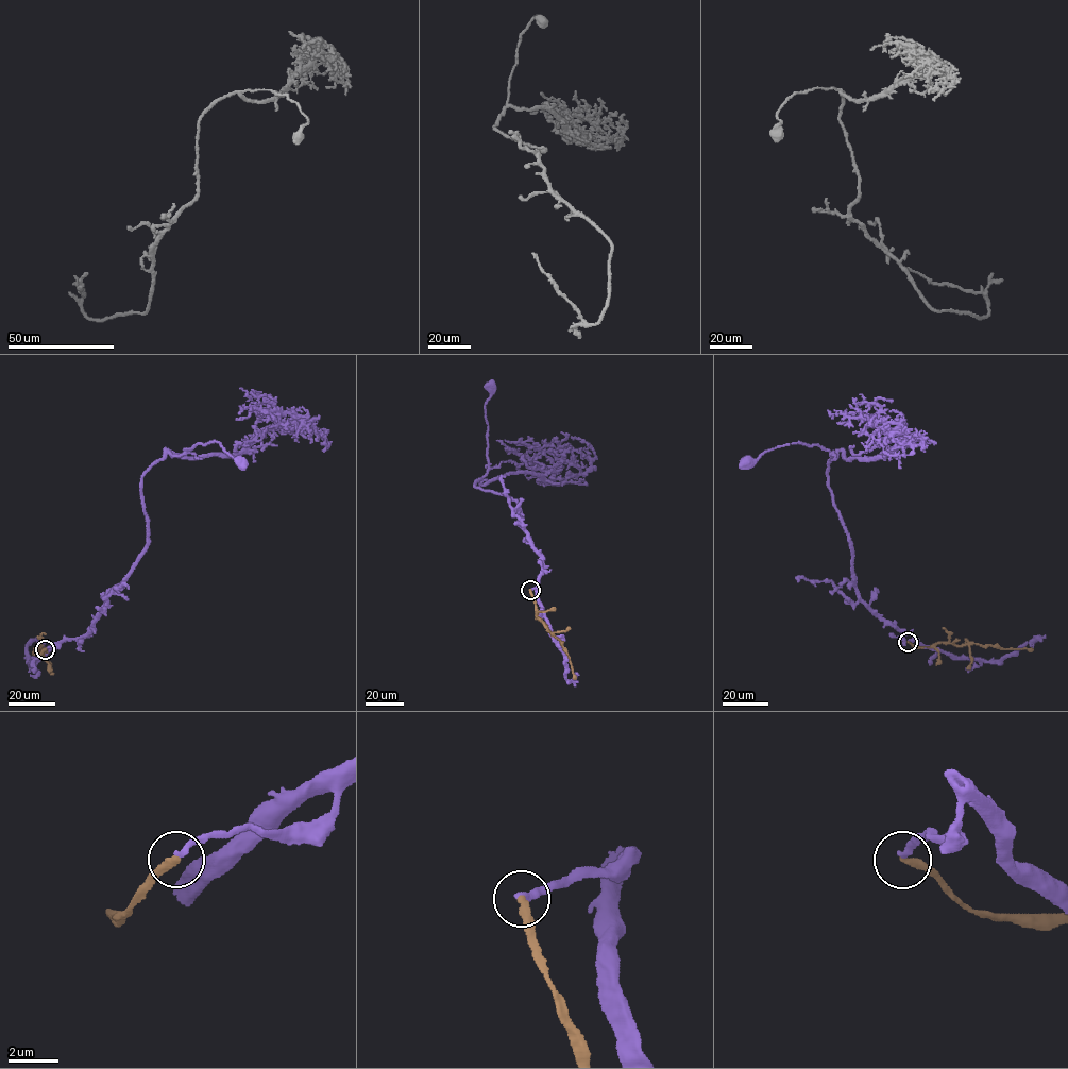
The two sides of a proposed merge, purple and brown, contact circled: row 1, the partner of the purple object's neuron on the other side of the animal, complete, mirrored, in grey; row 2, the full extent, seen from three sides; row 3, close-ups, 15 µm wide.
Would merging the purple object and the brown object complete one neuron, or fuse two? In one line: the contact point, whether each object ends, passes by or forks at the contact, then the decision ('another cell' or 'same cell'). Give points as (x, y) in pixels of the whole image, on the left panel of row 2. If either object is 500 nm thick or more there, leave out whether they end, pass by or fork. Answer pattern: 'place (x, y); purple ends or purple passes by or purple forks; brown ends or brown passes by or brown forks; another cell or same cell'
place (45, 649); purple ends; brown ends; another cell

